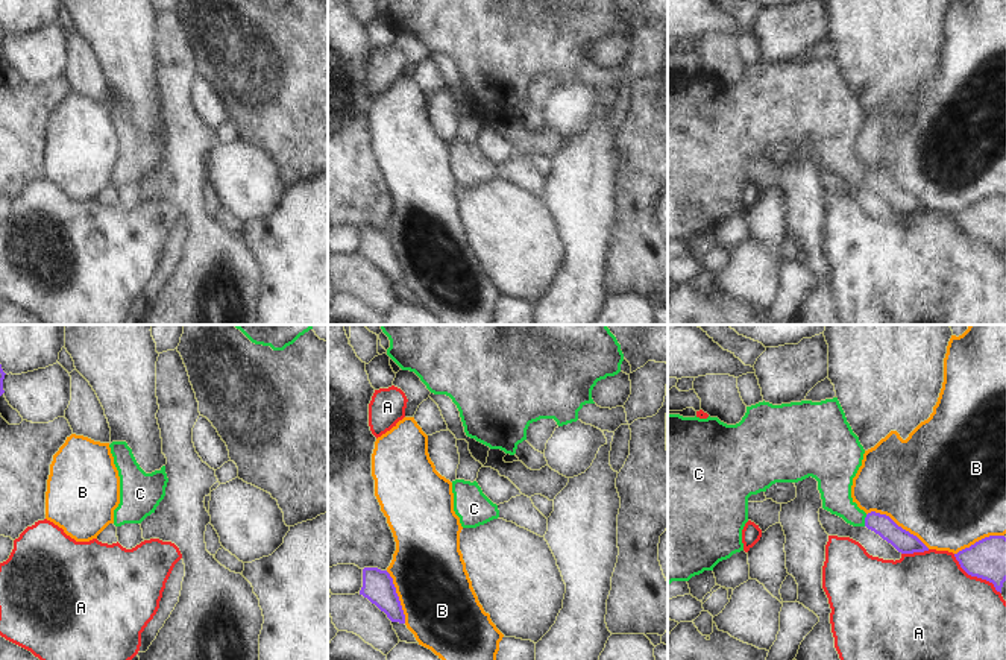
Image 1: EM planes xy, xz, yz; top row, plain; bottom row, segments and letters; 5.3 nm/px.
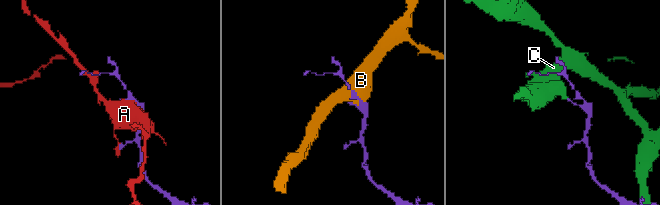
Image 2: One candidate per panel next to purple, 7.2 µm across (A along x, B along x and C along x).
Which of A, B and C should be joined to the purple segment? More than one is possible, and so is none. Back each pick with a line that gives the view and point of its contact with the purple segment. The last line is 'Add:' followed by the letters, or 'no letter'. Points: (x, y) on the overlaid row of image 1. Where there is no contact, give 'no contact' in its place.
Add: no letter

